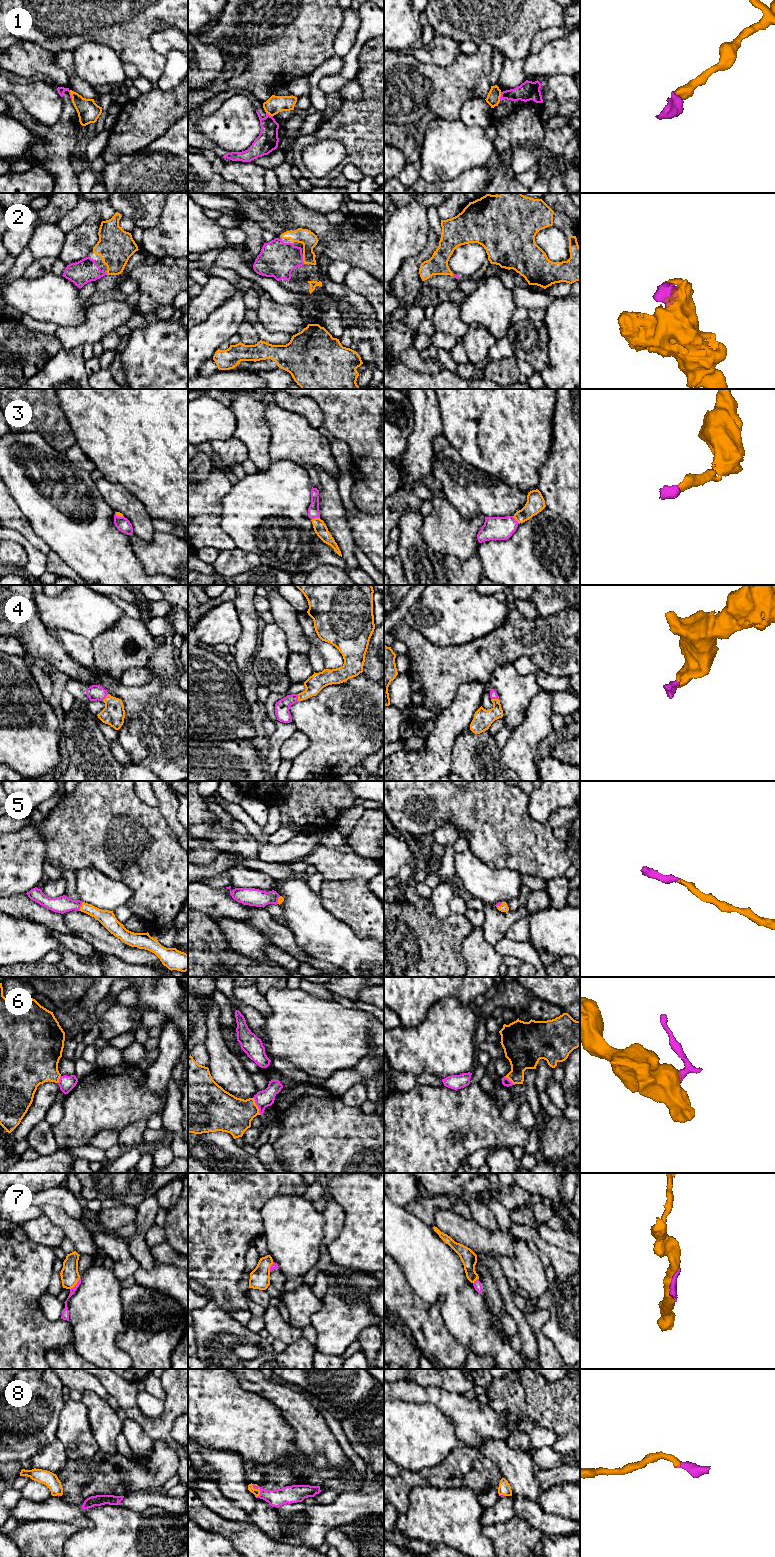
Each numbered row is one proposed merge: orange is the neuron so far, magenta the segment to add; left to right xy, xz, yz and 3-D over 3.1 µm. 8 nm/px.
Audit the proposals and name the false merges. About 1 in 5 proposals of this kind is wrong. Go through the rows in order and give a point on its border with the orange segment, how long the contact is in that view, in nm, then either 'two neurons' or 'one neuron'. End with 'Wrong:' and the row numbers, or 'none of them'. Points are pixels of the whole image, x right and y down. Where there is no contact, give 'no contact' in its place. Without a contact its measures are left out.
1: xy (71, 95) | 90 nm | two neurons
2: xz (303, 259) | 80 nm | one neuron
3: xz (315, 518) | 80 nm | one neuron
4: yz (495, 699) | 60 nm | one neuron
5: xy (81, 906) | 80 nm | one neuron
6: xz (257, 1106) | 160 nm | two neurons
7: xy (75, 1284) | 130 nm | two neurons
8: xz (259, 1489) | 120 nm | one neuron
Wrong: 1, 6, 7

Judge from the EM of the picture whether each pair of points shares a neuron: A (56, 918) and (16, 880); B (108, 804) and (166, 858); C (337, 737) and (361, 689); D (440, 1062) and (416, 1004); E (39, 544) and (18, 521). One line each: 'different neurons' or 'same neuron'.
A: different neurons
B: same neuron
C: same neuron
D: different neurons
E: same neuron

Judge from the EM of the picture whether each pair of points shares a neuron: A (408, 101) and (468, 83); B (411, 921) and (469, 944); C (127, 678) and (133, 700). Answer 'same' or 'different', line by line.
A: same
B: different
C: different

